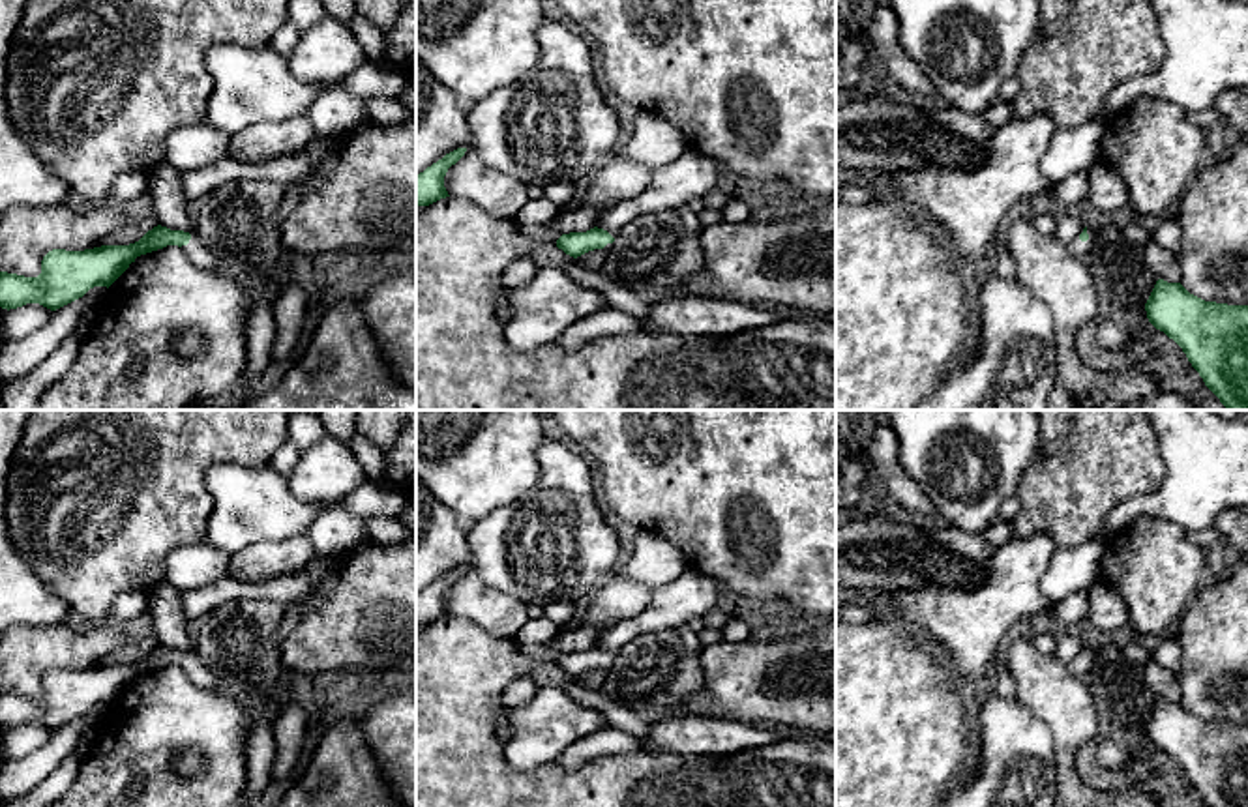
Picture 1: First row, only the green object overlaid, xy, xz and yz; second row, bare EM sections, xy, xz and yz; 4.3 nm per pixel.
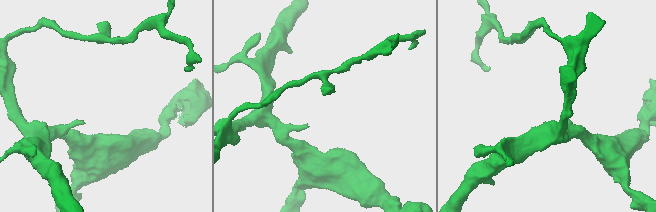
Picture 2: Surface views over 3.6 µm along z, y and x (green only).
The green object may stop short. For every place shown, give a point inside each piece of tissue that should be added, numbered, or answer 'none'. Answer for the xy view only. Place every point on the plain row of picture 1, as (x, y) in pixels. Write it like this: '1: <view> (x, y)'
1: xy (199, 674)

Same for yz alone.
1: yz (1080, 669)

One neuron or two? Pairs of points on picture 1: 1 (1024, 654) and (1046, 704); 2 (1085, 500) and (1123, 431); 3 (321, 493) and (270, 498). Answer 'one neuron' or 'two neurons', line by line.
1: one neuron
2: one neuron
3: two neurons

